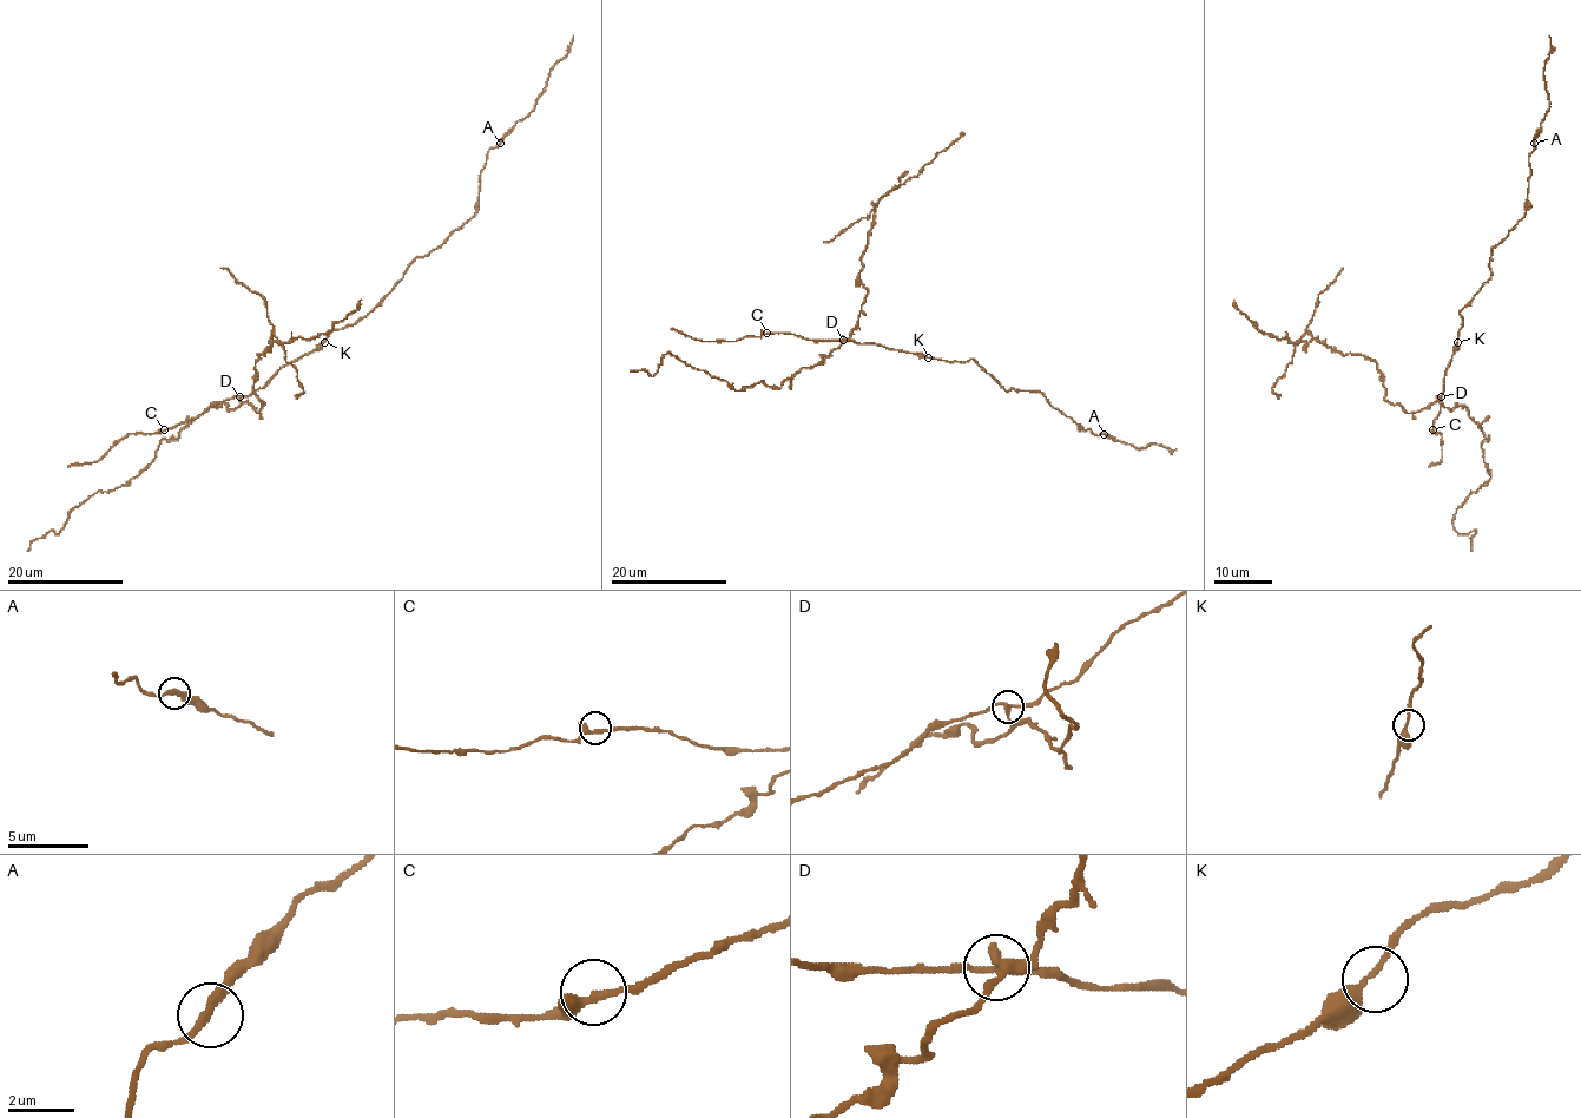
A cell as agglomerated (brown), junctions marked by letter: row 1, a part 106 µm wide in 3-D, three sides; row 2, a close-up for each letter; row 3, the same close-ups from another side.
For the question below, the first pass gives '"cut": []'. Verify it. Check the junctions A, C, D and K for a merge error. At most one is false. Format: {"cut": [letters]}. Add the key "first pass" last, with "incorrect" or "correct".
{"cut": ["D"], "first pass": "incorrect"}

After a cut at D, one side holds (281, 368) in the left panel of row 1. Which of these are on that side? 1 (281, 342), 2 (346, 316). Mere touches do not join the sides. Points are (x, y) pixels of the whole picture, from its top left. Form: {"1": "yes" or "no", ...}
{"1": "no", "2": "no"}

